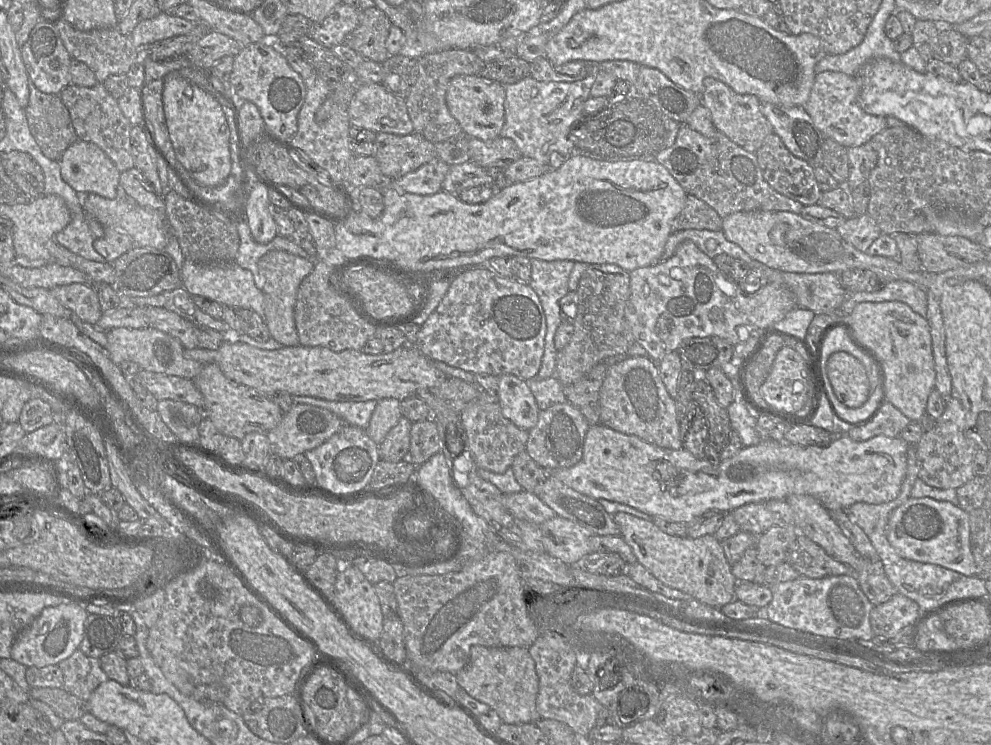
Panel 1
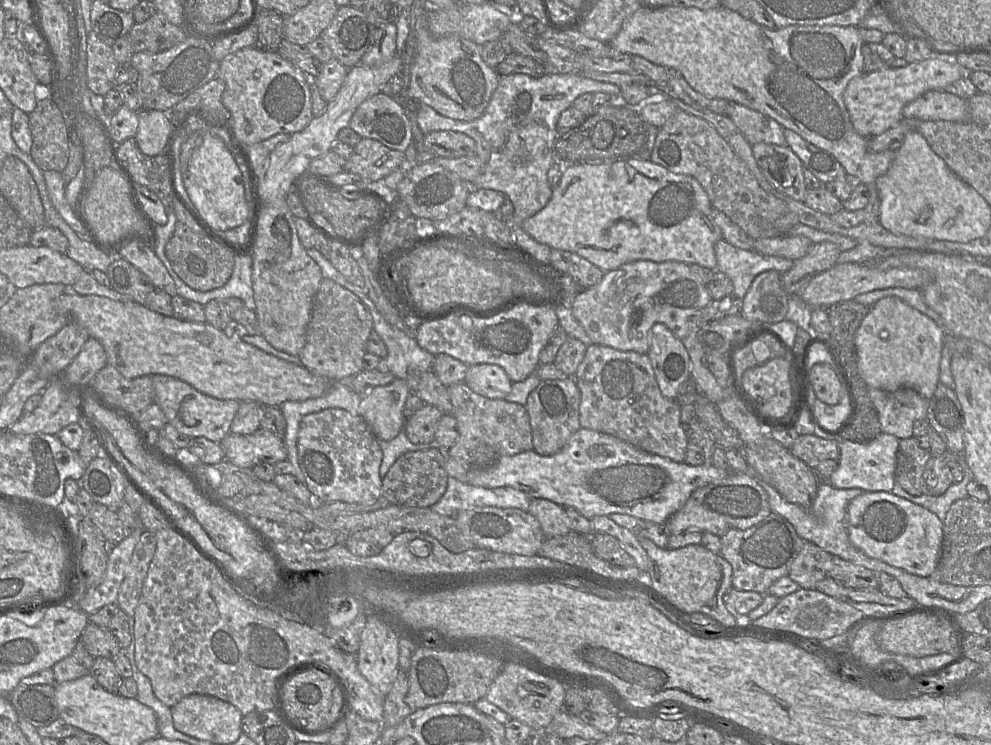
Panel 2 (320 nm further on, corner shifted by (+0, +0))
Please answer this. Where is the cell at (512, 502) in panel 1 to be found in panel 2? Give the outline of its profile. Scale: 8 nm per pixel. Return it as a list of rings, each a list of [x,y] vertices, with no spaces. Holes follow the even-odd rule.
[[[532,499],[528,512],[539,521],[546,538],[566,535],[571,531],[564,508],[548,499]]]

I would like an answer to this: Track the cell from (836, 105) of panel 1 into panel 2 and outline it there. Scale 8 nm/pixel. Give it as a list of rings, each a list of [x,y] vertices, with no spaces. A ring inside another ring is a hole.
[[[936,56],[920,62],[908,63],[904,67],[864,72],[848,83],[843,94],[843,100],[855,131],[863,137],[871,138],[899,123],[903,119],[902,110],[909,102],[928,91],[944,90],[946,86],[966,75],[967,72],[953,58]]]

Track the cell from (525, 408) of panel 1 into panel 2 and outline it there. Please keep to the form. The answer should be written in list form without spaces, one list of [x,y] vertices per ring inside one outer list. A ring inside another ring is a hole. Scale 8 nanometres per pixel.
[[[477,364],[469,366],[464,383],[481,396],[504,399],[510,393],[513,382],[496,364]]]

